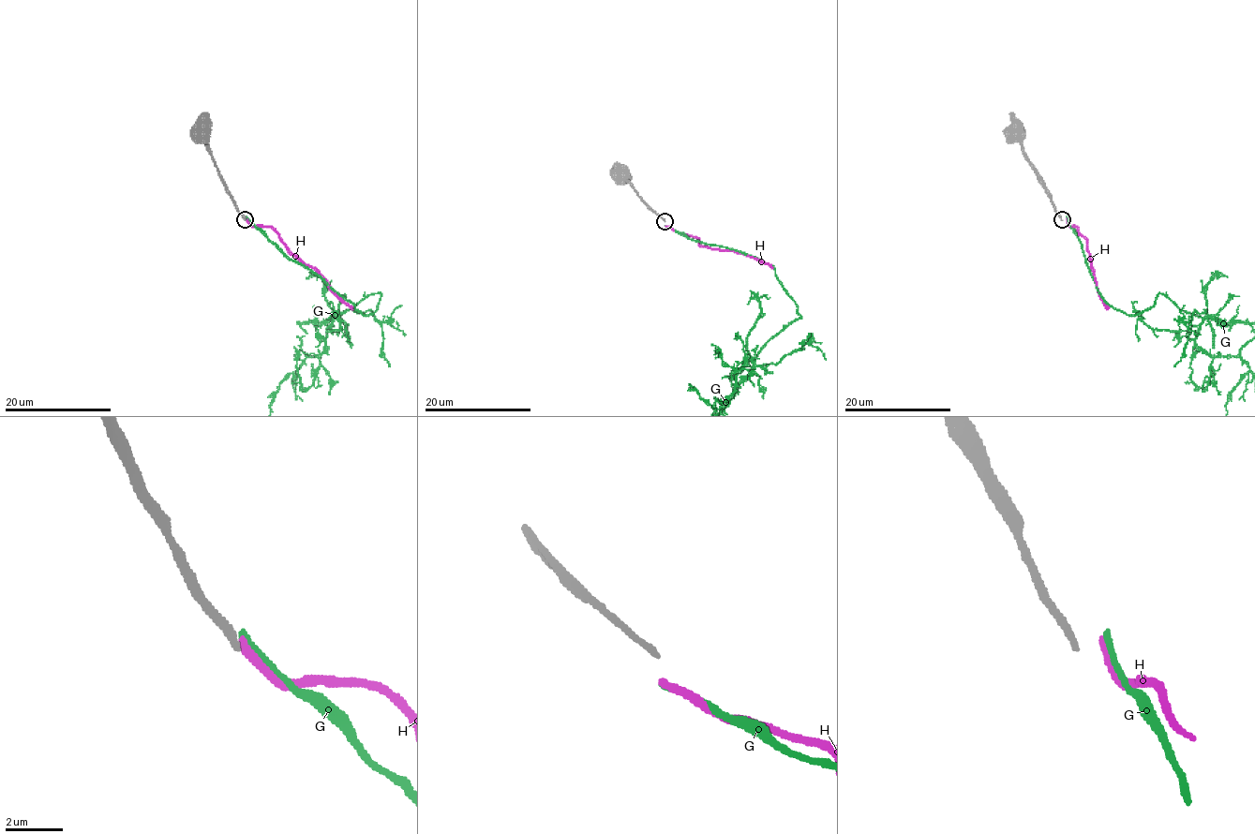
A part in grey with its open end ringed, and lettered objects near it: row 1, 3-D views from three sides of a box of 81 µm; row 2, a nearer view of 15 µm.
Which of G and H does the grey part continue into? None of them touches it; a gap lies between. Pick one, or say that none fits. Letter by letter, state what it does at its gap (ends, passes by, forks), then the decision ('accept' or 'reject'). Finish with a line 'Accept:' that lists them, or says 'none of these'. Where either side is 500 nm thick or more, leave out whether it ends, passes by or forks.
G: it ends; reject
H: it ends; reject
Accept: none of these

